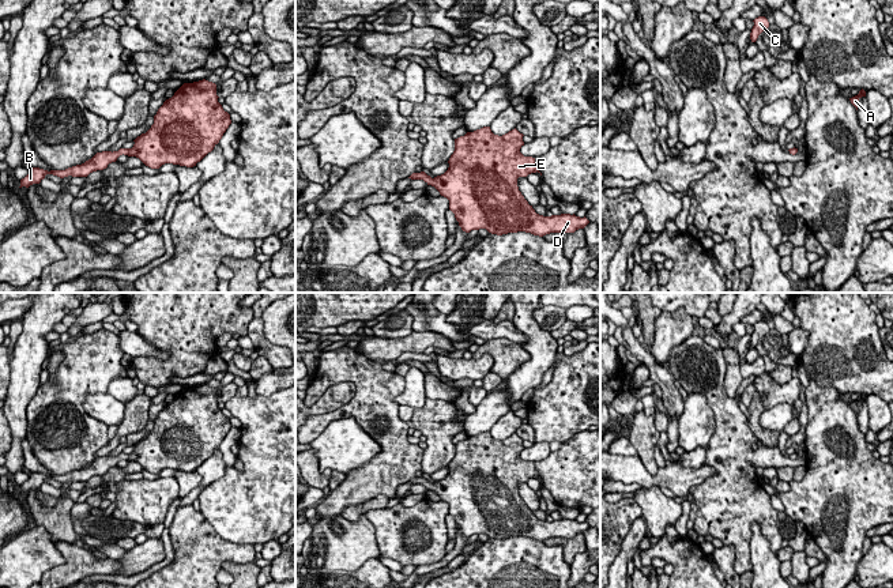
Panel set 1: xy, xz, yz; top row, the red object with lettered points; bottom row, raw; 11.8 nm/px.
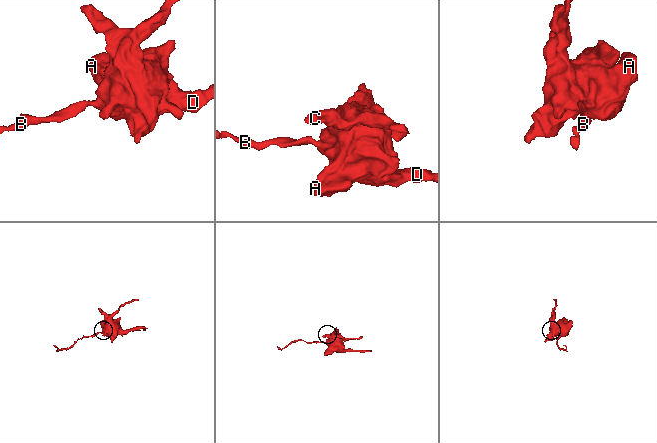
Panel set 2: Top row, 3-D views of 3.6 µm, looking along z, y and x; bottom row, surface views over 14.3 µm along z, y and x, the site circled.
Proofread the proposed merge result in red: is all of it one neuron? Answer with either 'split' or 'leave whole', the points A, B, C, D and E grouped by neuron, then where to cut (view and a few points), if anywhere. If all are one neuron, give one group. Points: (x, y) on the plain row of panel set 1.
leave whole; A B C D E; no cut

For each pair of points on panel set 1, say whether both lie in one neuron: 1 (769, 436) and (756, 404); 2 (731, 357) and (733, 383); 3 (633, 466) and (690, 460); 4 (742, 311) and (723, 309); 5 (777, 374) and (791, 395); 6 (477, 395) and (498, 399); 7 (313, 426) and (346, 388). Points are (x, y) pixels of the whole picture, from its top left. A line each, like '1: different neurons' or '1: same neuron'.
1: same neuron
2: same neuron
3: different neurons
4: different neurons
5: different neurons
6: different neurons
7: different neurons

